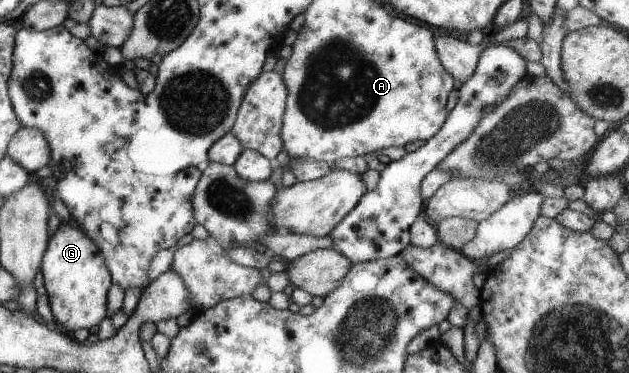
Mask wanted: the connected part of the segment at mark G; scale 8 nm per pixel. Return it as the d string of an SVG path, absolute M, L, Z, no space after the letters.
M71 222L59 224L56 232L47 239L39 270L57 327L70 335L76 329L94 331L105 317L106 292L112 284L110 272L94 242Z

